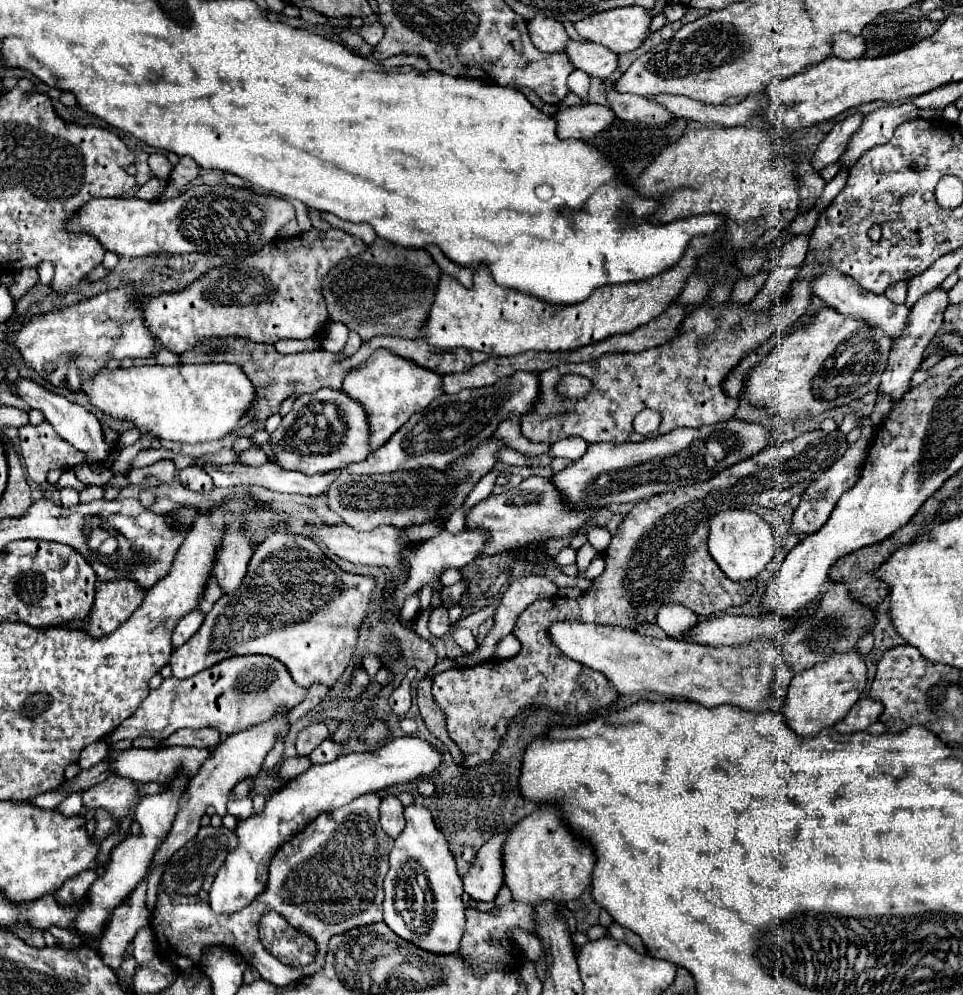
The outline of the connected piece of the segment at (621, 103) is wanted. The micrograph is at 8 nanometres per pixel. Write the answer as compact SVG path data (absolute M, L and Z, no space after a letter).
M605 85L605 93L609 97L611 109L623 121L643 123L647 127L665 127L671 121L675 121L675 115L669 113L669 109L651 99L629 93L617 93L613 85Z

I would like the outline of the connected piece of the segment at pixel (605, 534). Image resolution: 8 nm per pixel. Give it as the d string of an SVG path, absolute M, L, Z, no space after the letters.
M599 525L591 527L589 533L587 533L587 537L589 537L589 543L591 543L595 549L599 549L599 551L605 551L605 547L607 547L609 541L611 541L611 533L609 533L605 527L599 527Z

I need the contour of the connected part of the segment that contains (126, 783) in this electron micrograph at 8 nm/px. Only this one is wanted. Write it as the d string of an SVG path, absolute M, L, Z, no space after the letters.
M111 775L109 779L97 783L95 787L91 787L83 793L83 807L109 809L113 815L117 815L119 821L123 821L127 815L129 803L137 801L137 799L141 799L141 795L137 791L135 781Z

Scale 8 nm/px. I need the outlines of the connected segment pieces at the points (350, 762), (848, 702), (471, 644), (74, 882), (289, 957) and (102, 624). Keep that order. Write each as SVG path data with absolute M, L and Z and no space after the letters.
M405 735L383 745L375 753L345 755L325 765L311 765L305 773L287 781L281 789L273 791L265 809L249 819L239 821L235 827L237 847L227 855L225 865L217 871L209 891L209 903L215 913L235 913L247 907L267 885L267 871L275 851L293 835L303 831L319 813L333 811L351 803L365 793L377 793L393 783L407 783L431 775L443 763L443 755L431 743Z
M849 651L849 655L833 655L833 659L817 663L817 667L795 673L783 709L787 725L797 735L817 735L823 727L833 727L861 697L867 678L865 659L857 651Z
M455 627L455 629L451 631L451 635L453 635L453 639L457 641L457 645L463 647L465 651L469 651L469 653L478 647L478 643L475 641L475 637L473 637L473 633L471 633L469 629Z
M85 871L81 875L75 875L73 879L65 881L59 889L57 889L57 899L61 899L61 903L79 903L87 889L91 887L91 883L97 879L97 871Z
M269 911L261 919L259 935L263 947L285 965L301 967L315 959L315 951L317 951L315 941L293 929L275 911Z
M99 581L95 587L95 603L93 611L89 613L87 633L95 639L109 635L131 617L131 613L141 605L143 597L145 591L139 589L135 581Z

